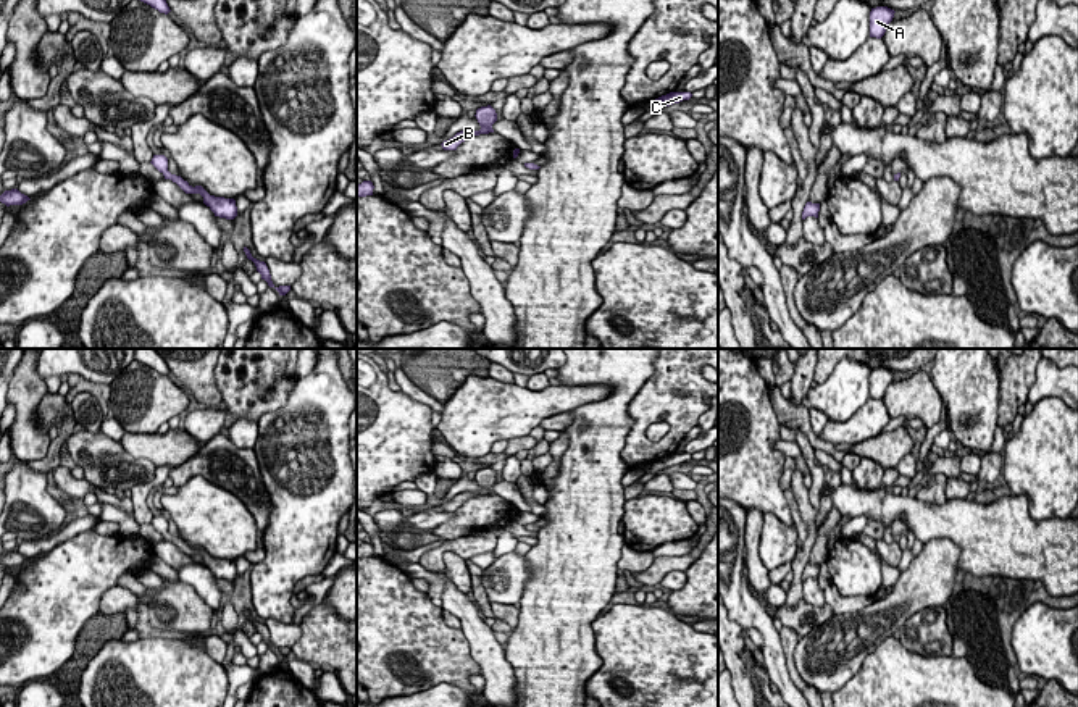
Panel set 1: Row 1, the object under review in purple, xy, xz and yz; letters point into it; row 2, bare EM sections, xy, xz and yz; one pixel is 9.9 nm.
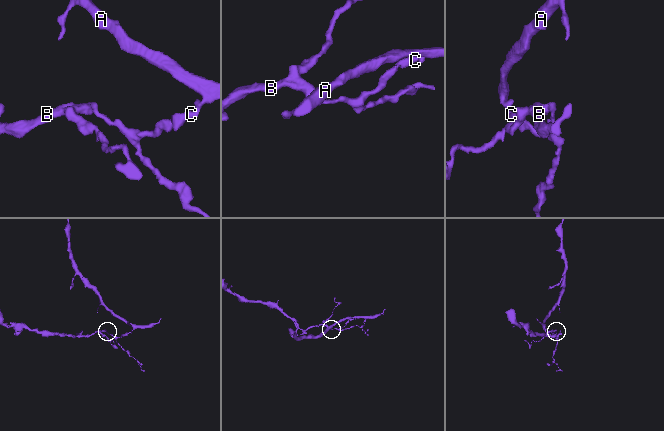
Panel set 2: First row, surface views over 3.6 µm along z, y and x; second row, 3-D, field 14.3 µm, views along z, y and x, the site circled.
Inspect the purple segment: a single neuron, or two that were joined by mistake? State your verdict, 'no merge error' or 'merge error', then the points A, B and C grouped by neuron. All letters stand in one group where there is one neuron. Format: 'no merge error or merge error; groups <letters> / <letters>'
merge error; groups A C / B

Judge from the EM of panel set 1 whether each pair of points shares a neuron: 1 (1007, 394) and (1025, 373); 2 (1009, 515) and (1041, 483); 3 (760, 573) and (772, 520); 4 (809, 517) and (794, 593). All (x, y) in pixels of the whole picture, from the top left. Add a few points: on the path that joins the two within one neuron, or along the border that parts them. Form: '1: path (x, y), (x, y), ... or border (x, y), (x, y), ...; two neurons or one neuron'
1: path (1012, 389), (1020, 378); one neuron
2: border (1012, 493), (1025, 497), (1033, 518), (1059, 518); two neurons
3: border (762, 523), (759, 559), (768, 570); two neurons
4: path (810, 536), (798, 564), (798, 573); one neuron

